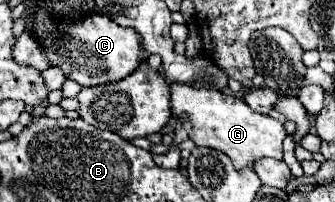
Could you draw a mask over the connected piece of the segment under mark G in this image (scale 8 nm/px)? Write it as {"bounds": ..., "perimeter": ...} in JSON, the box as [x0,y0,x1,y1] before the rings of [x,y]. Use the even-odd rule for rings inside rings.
{"bounds":[171,84,287,170],"perimeter":[[[171,84],[171,116],[185,116],[193,126],[189,138],[197,146],[221,150],[239,170],[245,166],[253,166],[253,160],[261,156],[283,158],[283,140],[287,136],[283,124],[269,114],[251,110],[239,96],[231,96],[215,88],[195,90],[189,84]]]}

